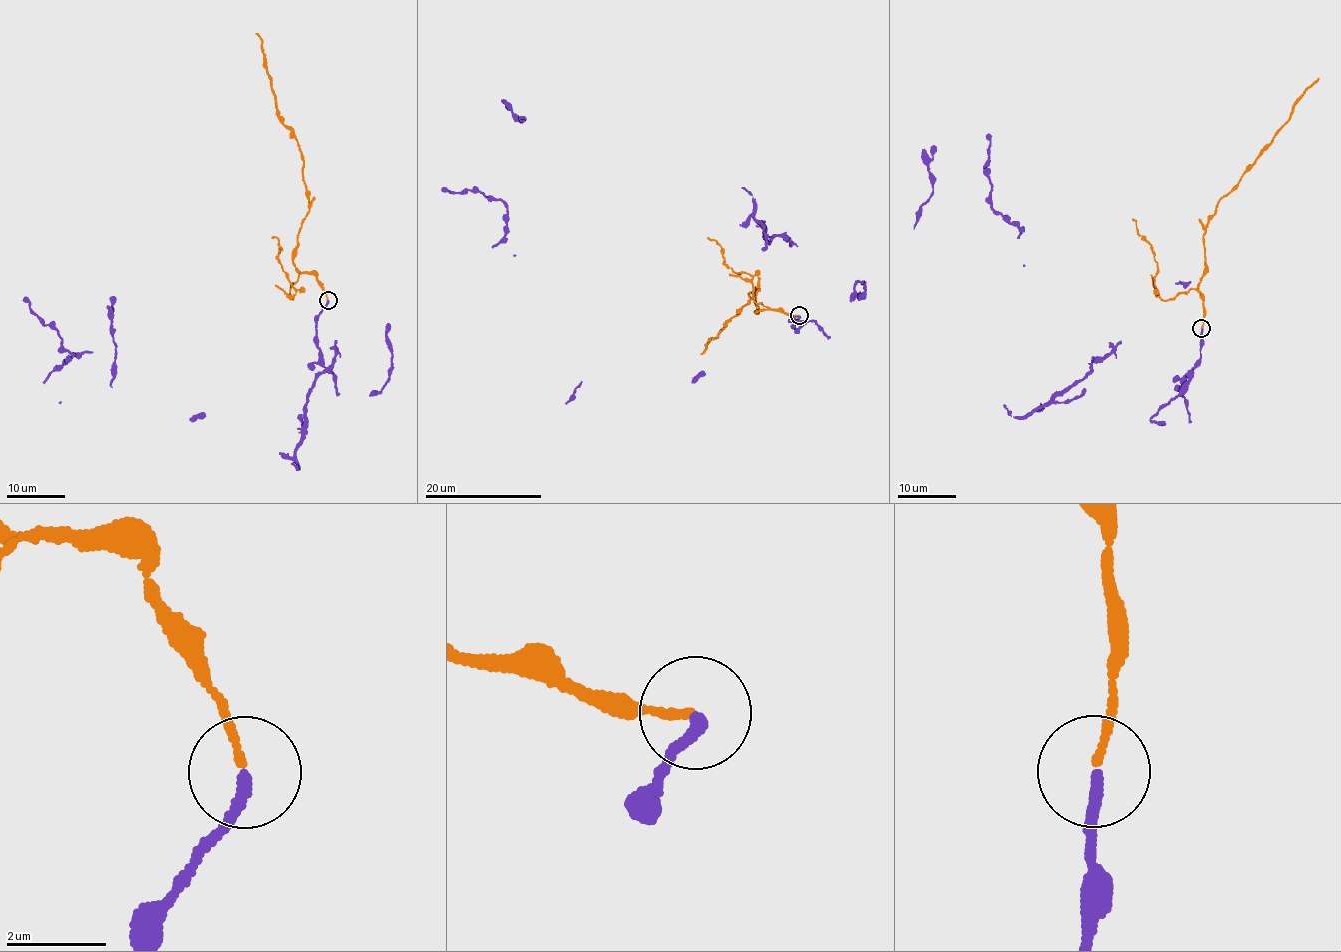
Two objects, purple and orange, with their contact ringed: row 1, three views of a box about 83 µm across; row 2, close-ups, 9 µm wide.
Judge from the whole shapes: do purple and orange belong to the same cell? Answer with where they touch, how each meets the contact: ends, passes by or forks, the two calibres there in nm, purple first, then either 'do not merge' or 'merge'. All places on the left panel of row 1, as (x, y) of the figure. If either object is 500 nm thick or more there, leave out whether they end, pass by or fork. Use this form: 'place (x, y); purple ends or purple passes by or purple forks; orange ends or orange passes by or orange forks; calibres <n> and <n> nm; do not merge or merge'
place (328, 300); purple ends; orange ends; calibres 200 and 150 nm; do not merge

